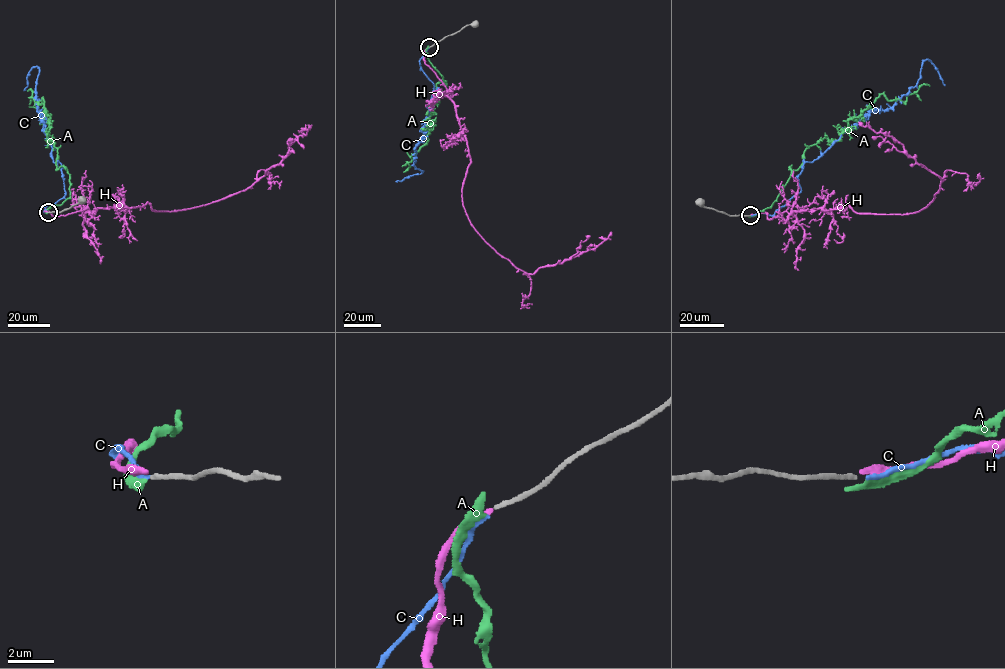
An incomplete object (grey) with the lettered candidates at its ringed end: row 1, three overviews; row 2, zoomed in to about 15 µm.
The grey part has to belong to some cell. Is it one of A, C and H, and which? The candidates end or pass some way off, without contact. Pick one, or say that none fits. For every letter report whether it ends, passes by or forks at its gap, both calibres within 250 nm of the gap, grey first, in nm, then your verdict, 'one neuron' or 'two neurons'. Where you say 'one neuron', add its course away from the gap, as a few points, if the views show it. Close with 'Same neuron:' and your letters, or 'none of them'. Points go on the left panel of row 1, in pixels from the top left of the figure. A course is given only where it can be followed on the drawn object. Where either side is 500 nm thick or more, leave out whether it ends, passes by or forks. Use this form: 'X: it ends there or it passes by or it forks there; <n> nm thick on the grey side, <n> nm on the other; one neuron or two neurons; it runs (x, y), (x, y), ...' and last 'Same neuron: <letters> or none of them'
A: it ends there; 190 nm thick on the grey side, 360 nm on the other; two neurons
C: it ends there; 190 nm thick on the grey side, 190 nm on the other; two neurons
H: it ends there; 190 nm thick on the grey side, 280 nm on the other; two neurons
Same neuron: none of them

